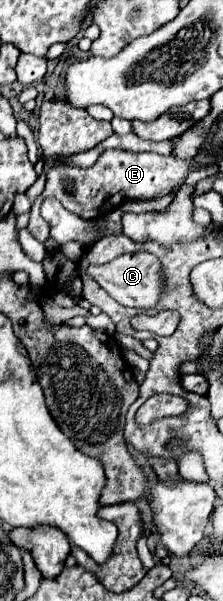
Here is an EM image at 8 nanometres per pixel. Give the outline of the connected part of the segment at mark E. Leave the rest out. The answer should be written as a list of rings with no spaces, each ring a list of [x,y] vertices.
[[[107,150],[91,168],[53,168],[47,174],[45,190],[43,194],[33,202],[31,206],[31,220],[29,220],[29,232],[35,240],[45,242],[47,238],[47,222],[41,218],[39,208],[45,198],[57,198],[63,208],[69,212],[81,216],[83,220],[101,218],[101,210],[109,206],[109,198],[119,194],[121,198],[143,198],[143,200],[155,200],[171,194],[189,172],[197,172],[205,166],[197,164],[193,160],[181,160],[175,156],[159,156],[159,154],[133,154],[133,152],[121,152],[121,150]]]

